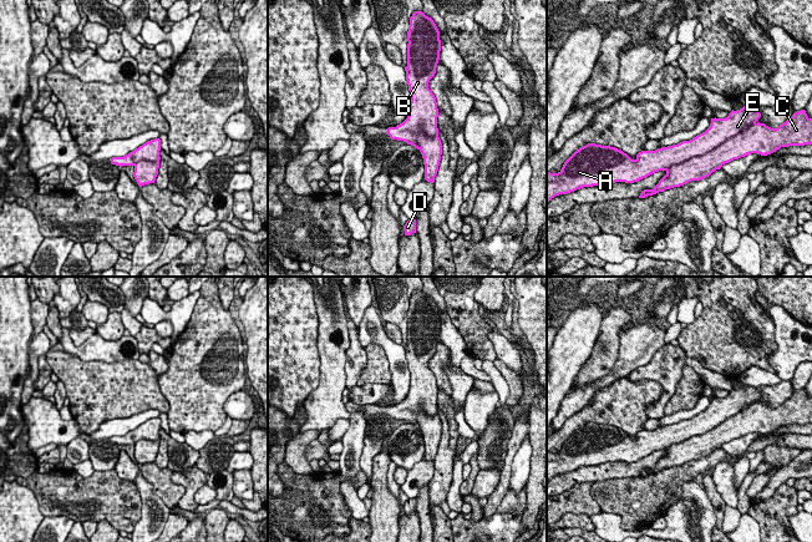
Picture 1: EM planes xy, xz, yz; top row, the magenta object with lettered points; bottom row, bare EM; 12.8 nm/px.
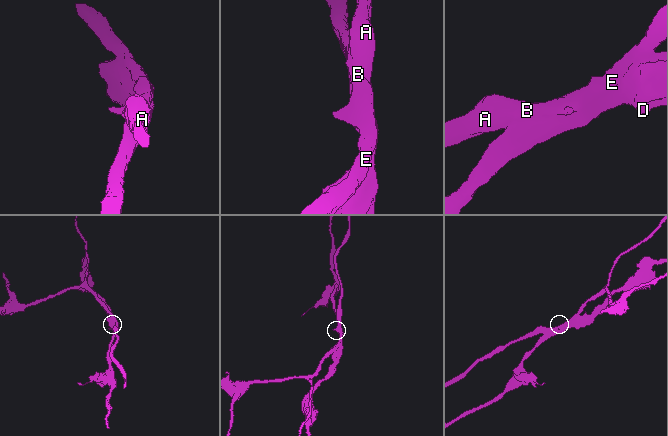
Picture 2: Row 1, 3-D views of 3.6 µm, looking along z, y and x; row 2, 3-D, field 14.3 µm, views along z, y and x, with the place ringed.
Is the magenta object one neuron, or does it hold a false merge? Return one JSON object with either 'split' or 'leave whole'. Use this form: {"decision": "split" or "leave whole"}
{"decision": "split"}

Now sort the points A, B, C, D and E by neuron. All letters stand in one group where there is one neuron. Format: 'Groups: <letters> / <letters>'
Groups: A B E / C D

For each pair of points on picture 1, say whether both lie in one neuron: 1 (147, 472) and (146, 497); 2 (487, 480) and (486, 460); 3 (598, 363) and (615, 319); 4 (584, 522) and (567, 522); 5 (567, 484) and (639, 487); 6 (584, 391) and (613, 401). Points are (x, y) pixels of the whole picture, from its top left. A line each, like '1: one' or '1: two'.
1: two
2: two
3: one
4: one
5: two
6: two

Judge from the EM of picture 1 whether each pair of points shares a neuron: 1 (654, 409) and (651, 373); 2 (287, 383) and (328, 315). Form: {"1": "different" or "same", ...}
{"1": "same", "2": "different"}

